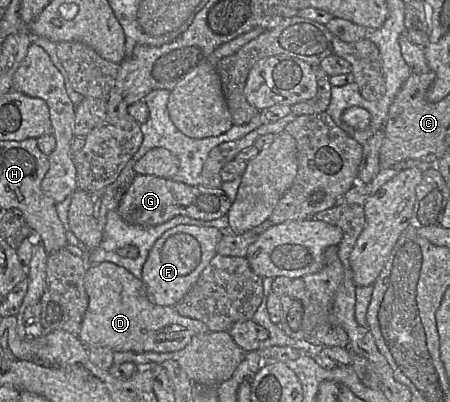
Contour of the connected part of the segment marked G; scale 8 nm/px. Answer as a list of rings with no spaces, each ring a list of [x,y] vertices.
[[[136,174],[118,206],[120,217],[128,224],[156,226],[175,216],[211,221],[228,214],[232,201],[221,187],[191,186],[153,175]]]

